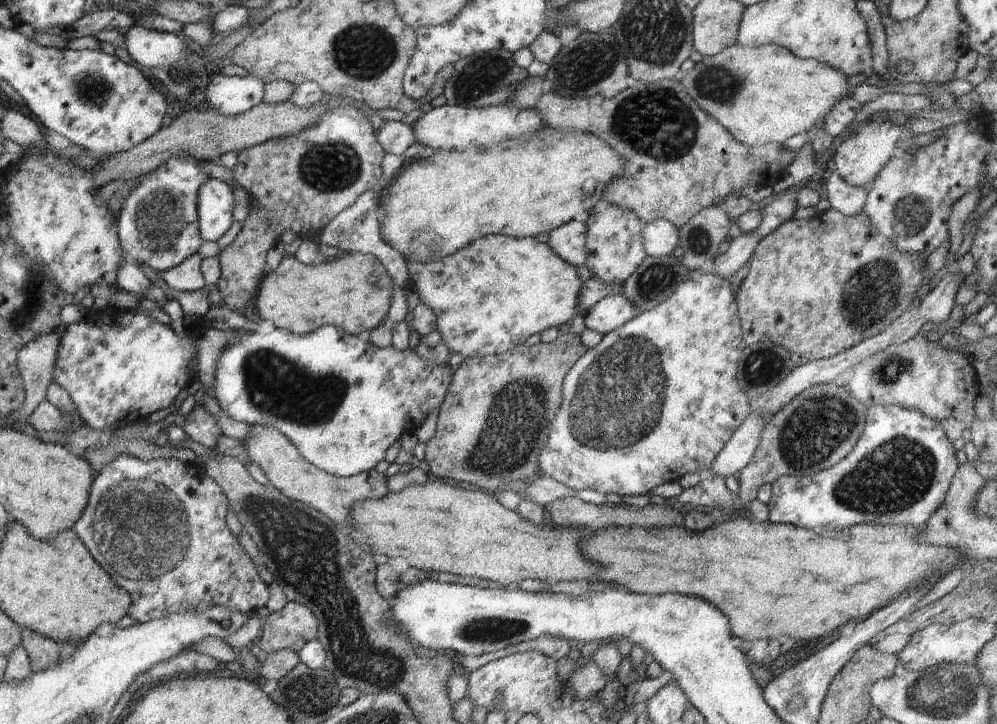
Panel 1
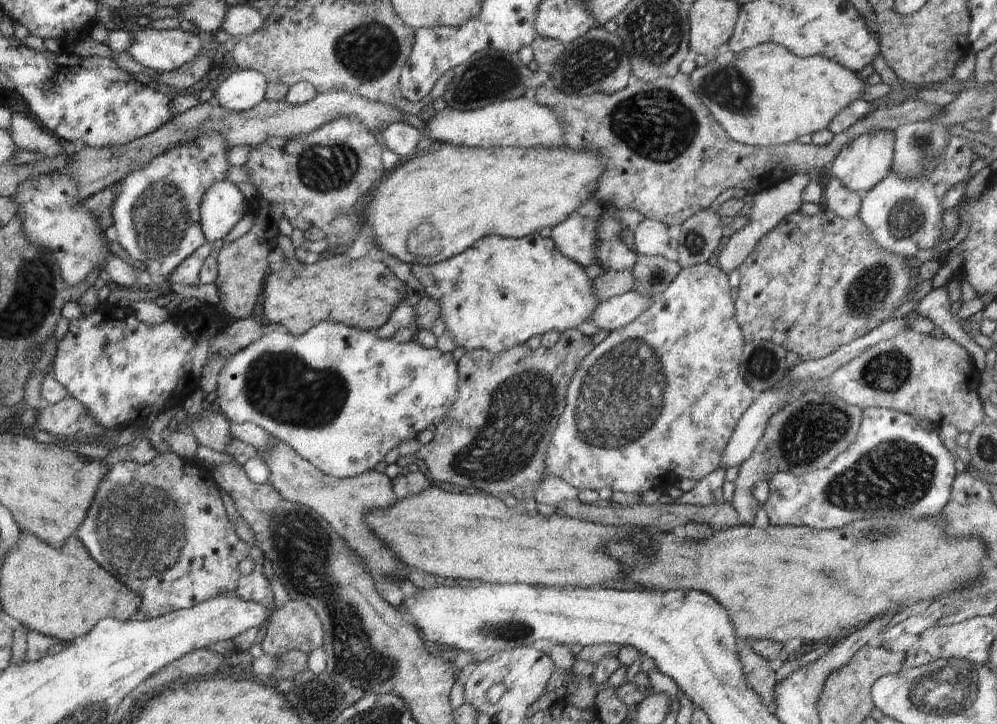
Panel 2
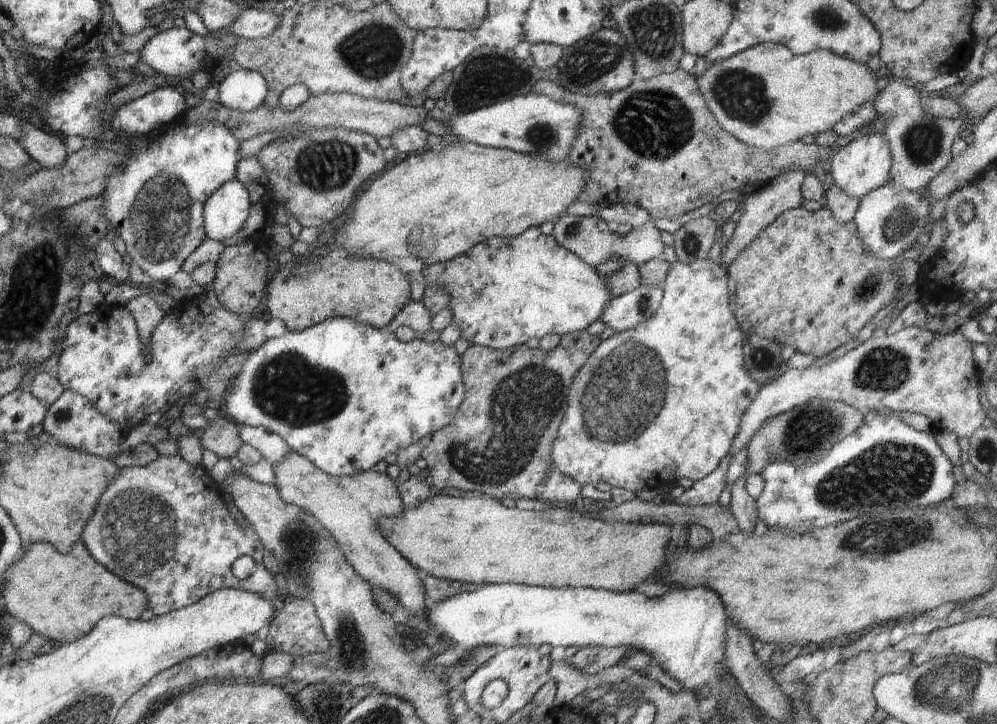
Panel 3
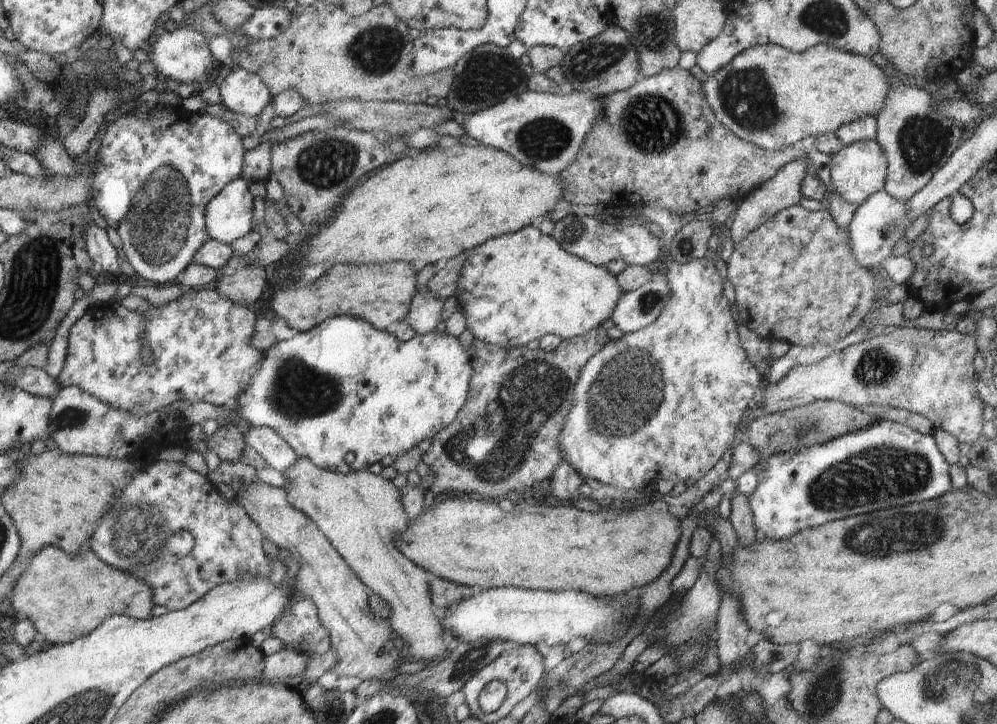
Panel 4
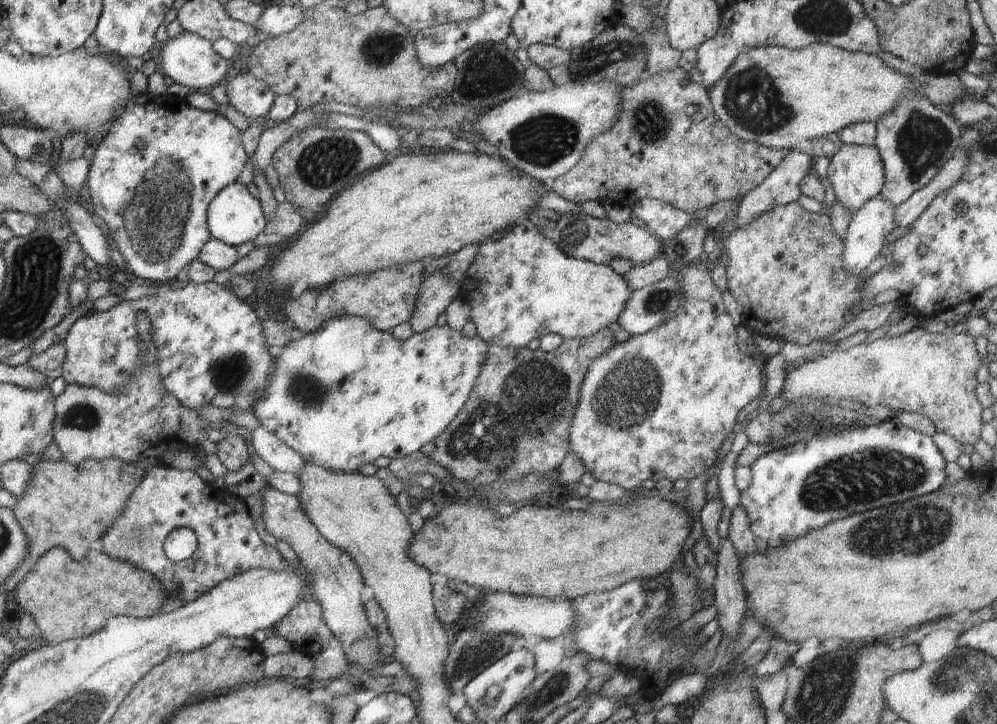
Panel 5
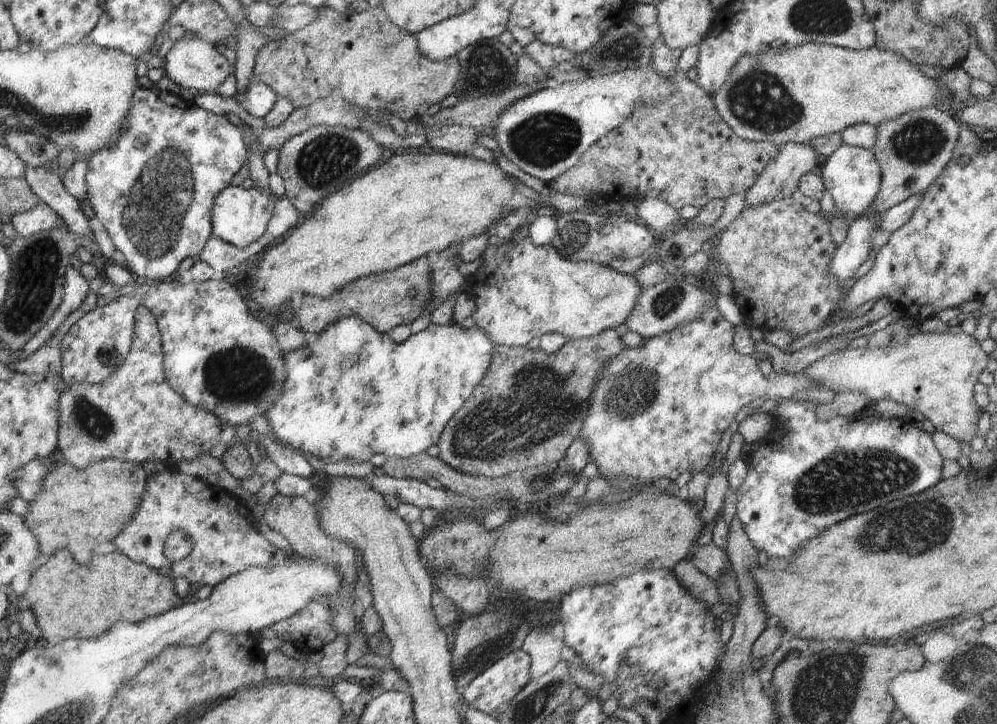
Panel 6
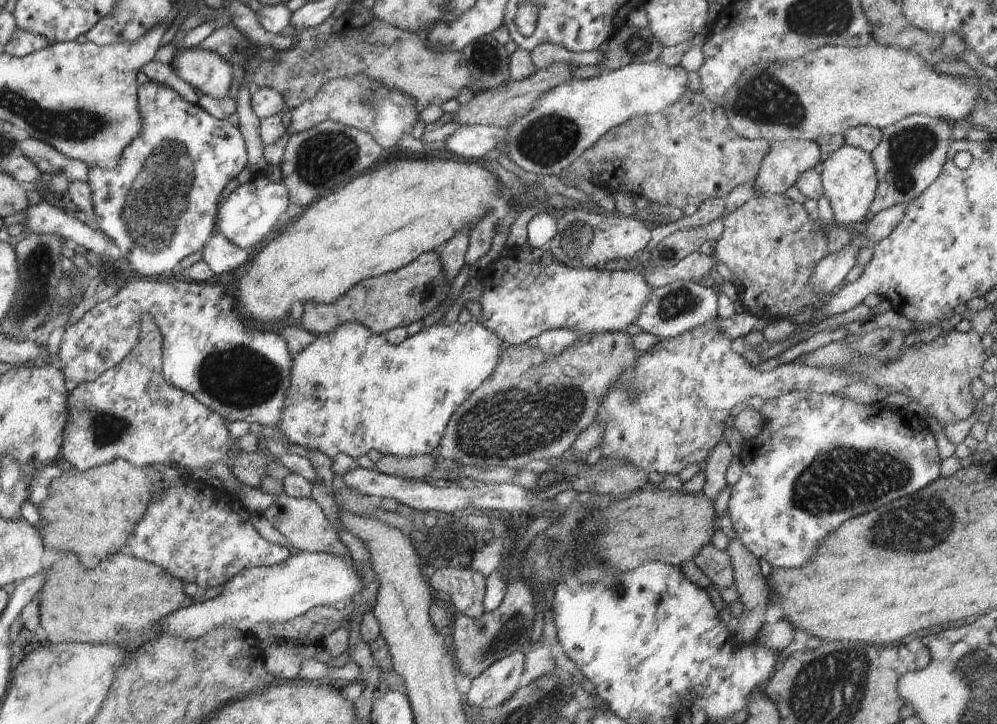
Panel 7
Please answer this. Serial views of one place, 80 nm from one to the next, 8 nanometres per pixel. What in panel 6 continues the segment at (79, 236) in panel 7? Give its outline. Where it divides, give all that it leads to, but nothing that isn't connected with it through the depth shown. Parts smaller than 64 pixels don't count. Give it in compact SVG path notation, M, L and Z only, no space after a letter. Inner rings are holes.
M42 202L36 205L33 211L13 214L10 222L20 237L27 237L32 233L47 231L54 227L66 227L63 219L50 206Z

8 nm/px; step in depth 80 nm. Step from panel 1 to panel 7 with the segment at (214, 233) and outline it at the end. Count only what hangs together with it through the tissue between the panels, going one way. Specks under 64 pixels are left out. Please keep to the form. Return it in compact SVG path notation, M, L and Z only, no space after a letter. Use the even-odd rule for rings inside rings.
M253 176L253 179L234 189L217 206L215 229L226 240L243 249L252 250L260 240L269 235L277 218L290 204L285 184L270 183L266 176Z

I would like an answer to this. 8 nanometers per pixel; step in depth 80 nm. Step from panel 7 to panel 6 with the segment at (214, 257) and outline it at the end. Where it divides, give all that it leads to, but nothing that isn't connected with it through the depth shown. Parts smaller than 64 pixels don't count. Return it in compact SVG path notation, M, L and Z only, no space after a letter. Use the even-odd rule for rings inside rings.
M266 231L258 240L241 249L212 236L204 245L199 256L200 260L211 266L219 276L227 274L231 268L248 260L258 259L264 250L277 242L278 240Z

